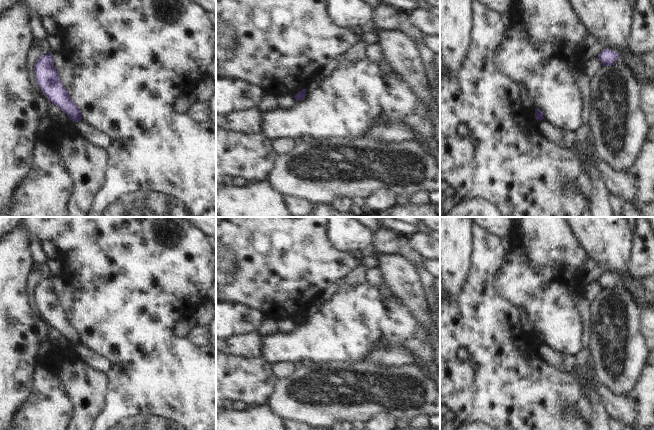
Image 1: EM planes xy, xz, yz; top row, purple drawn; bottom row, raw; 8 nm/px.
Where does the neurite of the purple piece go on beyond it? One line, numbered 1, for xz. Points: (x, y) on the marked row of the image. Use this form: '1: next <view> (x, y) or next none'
1: next none

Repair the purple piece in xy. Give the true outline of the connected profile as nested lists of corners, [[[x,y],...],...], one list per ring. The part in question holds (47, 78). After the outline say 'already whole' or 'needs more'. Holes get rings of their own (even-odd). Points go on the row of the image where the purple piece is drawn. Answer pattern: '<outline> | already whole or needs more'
[[[52,53],[41,55],[35,62],[36,84],[45,97],[58,106],[73,122],[82,119],[78,106],[70,99],[55,67]]] | already whole

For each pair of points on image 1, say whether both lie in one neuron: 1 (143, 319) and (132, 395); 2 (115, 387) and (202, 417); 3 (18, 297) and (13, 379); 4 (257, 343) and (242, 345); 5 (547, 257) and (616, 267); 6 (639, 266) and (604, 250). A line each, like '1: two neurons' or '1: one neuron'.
1: two neurons
2: one neuron
3: one neuron
4: one neuron
5: two neurons
6: two neurons

